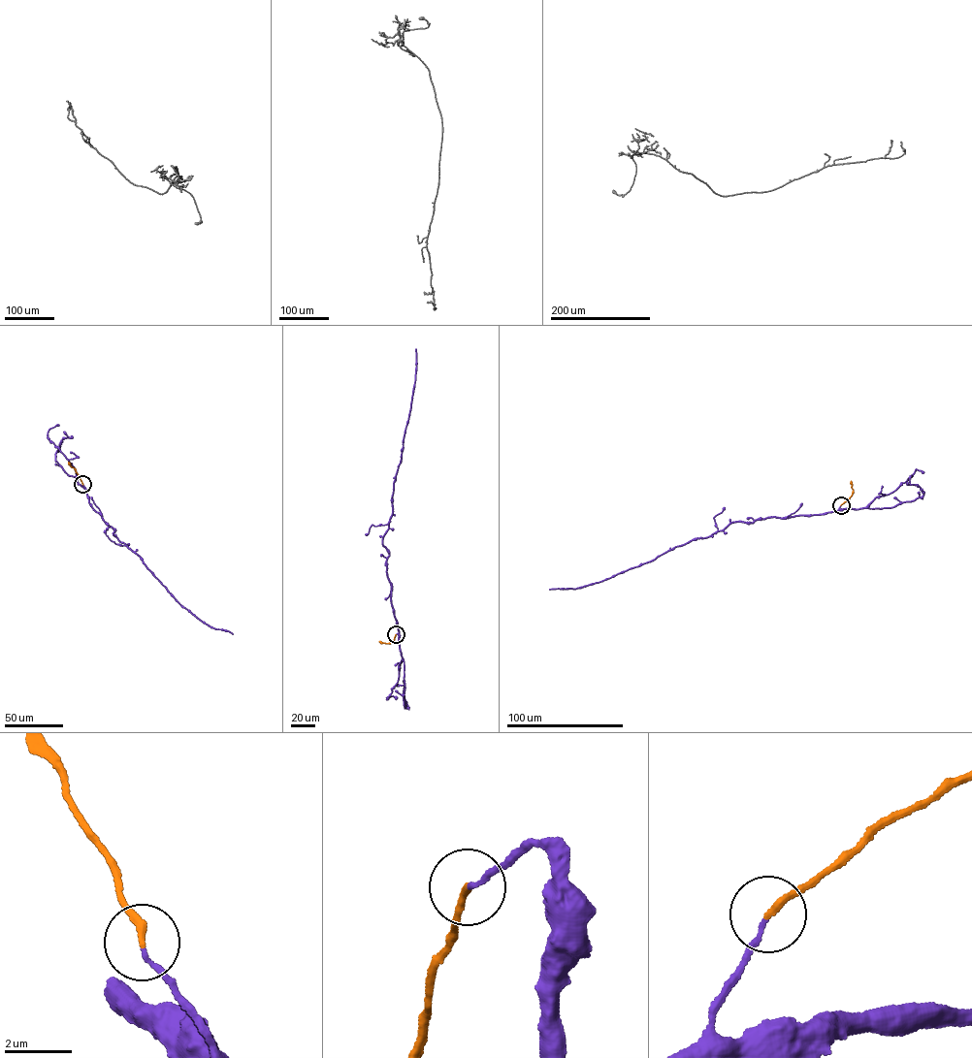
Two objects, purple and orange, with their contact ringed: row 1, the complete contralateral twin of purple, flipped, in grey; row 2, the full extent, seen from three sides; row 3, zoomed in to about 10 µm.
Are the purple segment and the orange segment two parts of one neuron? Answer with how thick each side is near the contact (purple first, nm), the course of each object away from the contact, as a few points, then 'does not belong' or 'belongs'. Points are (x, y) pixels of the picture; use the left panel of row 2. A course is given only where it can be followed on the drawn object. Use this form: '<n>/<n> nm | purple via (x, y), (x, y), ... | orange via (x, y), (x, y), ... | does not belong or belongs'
130/220 nm | purple via (82, 484), (89, 503), (114, 529), (113, 534), (141, 558), (182, 606), (210, 627), (233, 634) | orange via (82, 484), (68, 462) | belongs

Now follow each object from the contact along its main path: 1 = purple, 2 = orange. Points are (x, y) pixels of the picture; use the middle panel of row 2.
1: (396, 634), (399, 629), (386, 569), (389, 553), (382, 537), (393, 511), (394, 482), (415, 381), (416, 348)
2: (396, 634), (390, 643), (379, 641)

